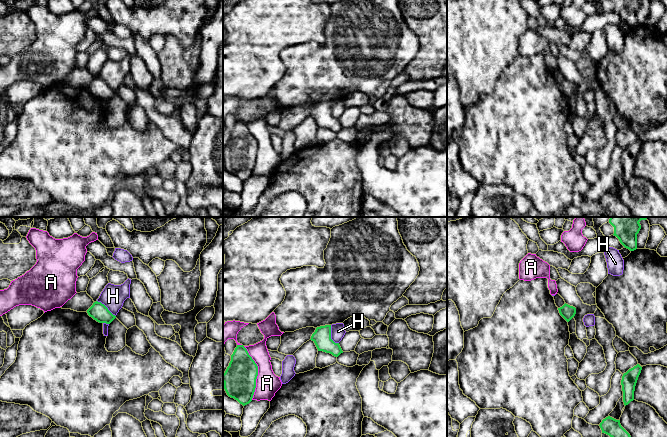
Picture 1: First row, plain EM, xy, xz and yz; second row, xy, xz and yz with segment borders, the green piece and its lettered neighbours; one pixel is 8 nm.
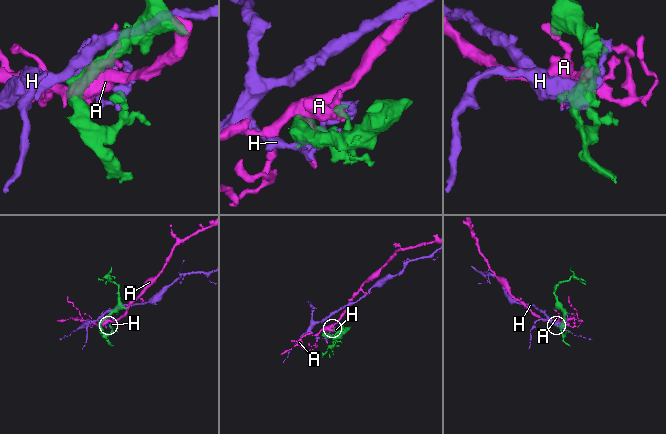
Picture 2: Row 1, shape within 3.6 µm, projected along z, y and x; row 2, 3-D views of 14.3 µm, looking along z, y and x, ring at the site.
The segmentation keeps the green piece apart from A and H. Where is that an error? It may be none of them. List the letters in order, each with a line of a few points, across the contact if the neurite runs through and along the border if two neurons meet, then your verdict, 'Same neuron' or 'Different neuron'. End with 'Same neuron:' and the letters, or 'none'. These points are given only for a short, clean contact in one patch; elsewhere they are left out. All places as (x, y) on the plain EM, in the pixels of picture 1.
A: Different neuron
H: Line: xz (330, 101), (330, 113), (338, 119). Different neuron
Same neuron: none

